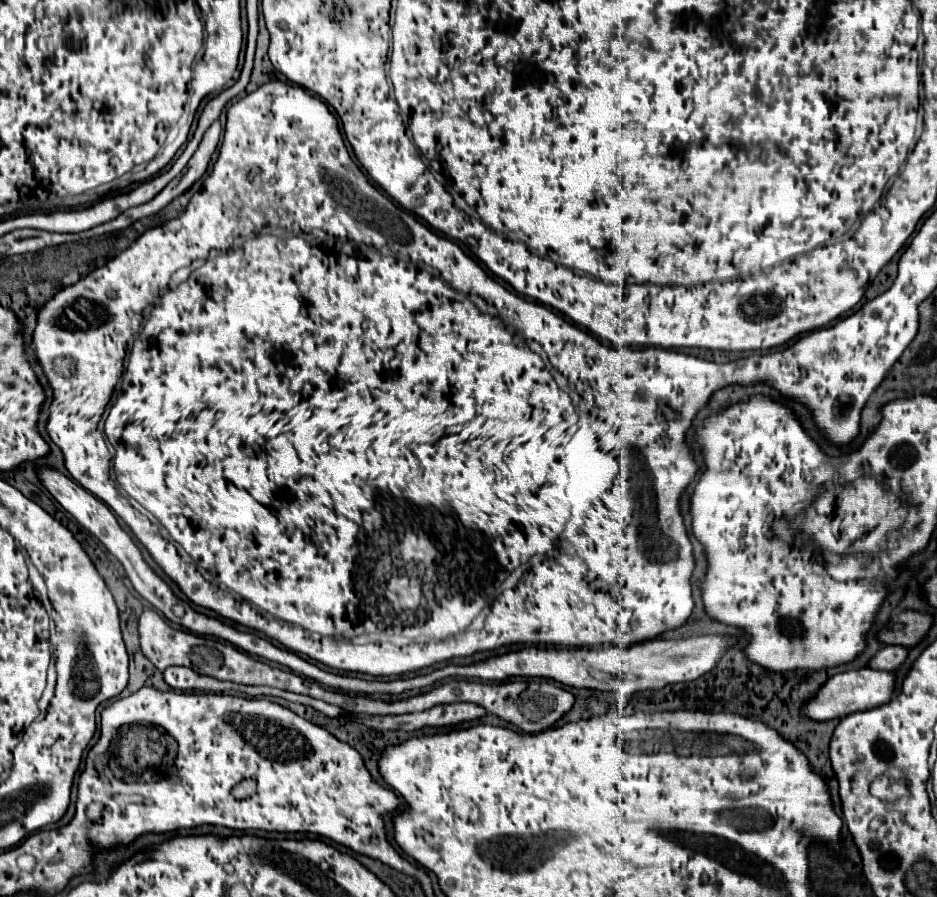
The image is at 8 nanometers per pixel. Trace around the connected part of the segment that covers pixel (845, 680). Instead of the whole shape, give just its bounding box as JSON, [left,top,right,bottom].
[805,668,895,722]

